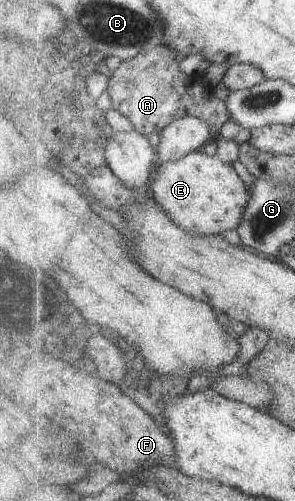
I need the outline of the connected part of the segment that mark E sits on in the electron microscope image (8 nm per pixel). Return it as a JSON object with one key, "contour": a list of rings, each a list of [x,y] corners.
{"contour":[[[199,151],[193,152],[177,162],[158,164],[157,171],[151,180],[153,197],[162,205],[178,226],[195,235],[221,235],[227,230],[237,230],[244,220],[244,213],[252,198],[250,190],[245,188],[245,182],[235,172],[235,168],[223,162],[217,156],[207,156]]]}

